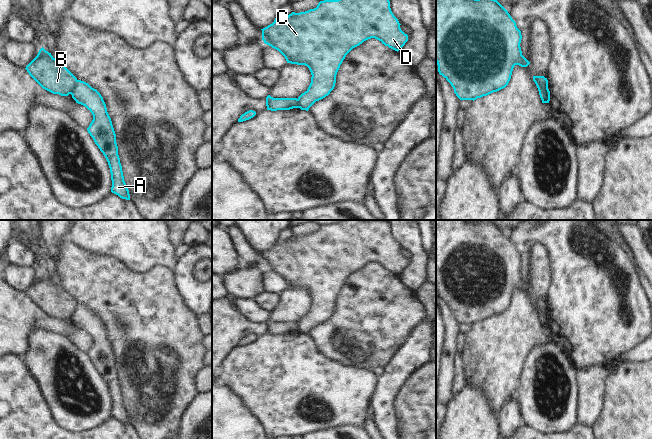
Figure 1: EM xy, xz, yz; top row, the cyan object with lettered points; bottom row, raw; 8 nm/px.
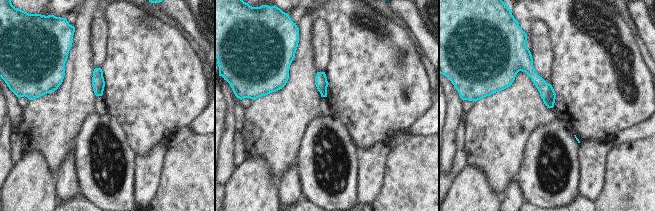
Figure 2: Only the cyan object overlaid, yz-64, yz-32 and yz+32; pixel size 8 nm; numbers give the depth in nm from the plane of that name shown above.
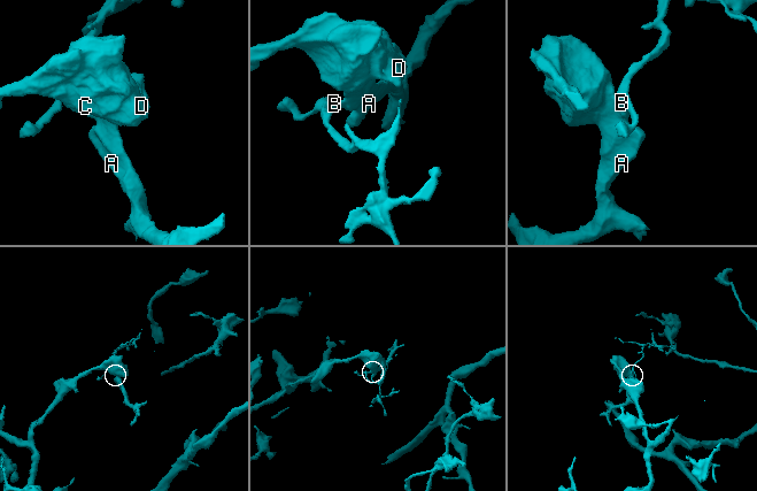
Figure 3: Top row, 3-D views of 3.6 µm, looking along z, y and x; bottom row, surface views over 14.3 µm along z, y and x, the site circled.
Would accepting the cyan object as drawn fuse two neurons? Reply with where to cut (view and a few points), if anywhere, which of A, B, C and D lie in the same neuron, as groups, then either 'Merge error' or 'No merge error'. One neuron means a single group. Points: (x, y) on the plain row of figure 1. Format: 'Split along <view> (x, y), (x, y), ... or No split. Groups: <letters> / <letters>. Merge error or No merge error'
Split along yz (535, 300), (540, 309), (547, 310). Groups: A C D / B. Merge error.

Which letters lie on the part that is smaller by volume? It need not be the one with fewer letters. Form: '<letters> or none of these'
B.

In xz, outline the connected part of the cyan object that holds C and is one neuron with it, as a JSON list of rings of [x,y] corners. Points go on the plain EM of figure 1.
[[[346,220],[338,224],[320,225],[316,232],[305,236],[292,236],[285,241],[278,240],[272,248],[261,254],[264,267],[278,274],[287,287],[305,289],[309,292],[312,299],[311,307],[298,321],[298,332],[308,335],[316,325],[325,322],[334,313],[340,289],[353,272],[368,263],[375,262],[398,276],[408,265],[408,259],[401,254],[400,249],[391,235],[387,220]]]

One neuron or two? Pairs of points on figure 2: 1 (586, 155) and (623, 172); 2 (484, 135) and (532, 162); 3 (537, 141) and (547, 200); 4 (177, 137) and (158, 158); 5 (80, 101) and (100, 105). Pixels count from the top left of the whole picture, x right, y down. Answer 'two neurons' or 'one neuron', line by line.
1: two neurons
2: two neurons
3: one neuron
4: two neurons
5: two neurons

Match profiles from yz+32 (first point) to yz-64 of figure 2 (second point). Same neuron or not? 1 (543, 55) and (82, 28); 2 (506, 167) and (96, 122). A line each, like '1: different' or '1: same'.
1: different
2: different

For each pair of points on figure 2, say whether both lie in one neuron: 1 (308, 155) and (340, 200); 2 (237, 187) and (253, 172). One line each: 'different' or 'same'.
1: same
2: same

